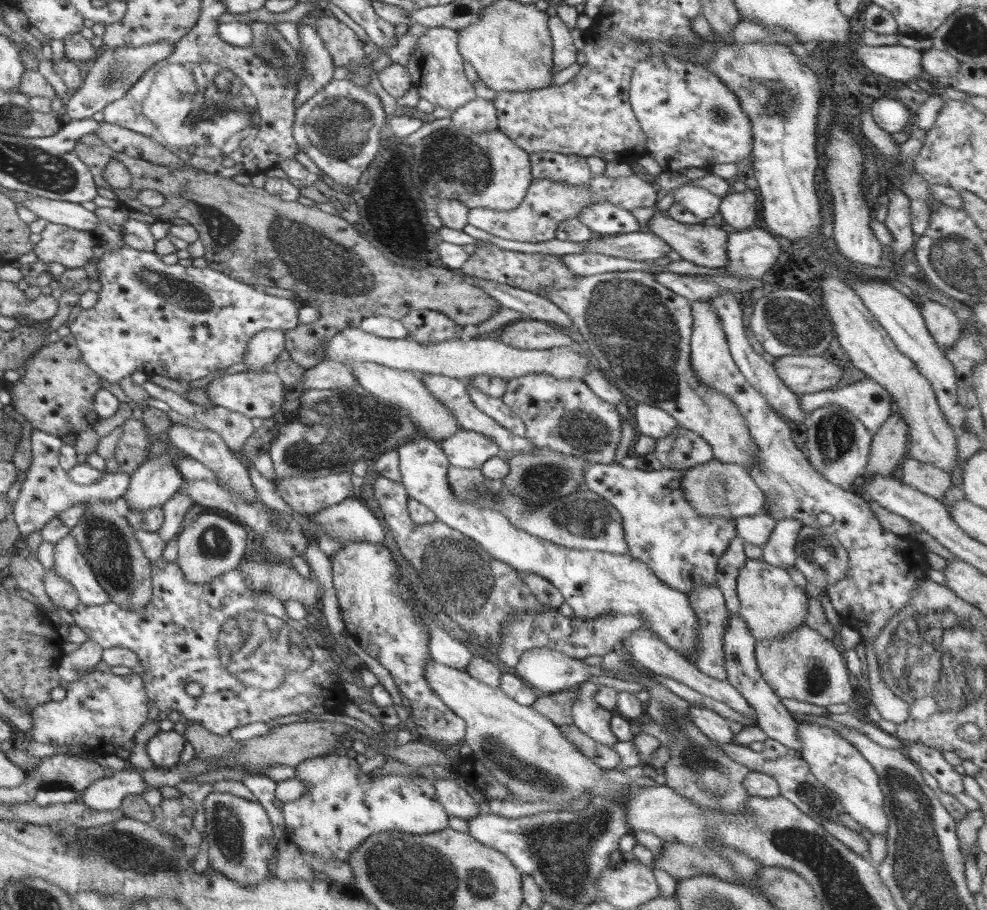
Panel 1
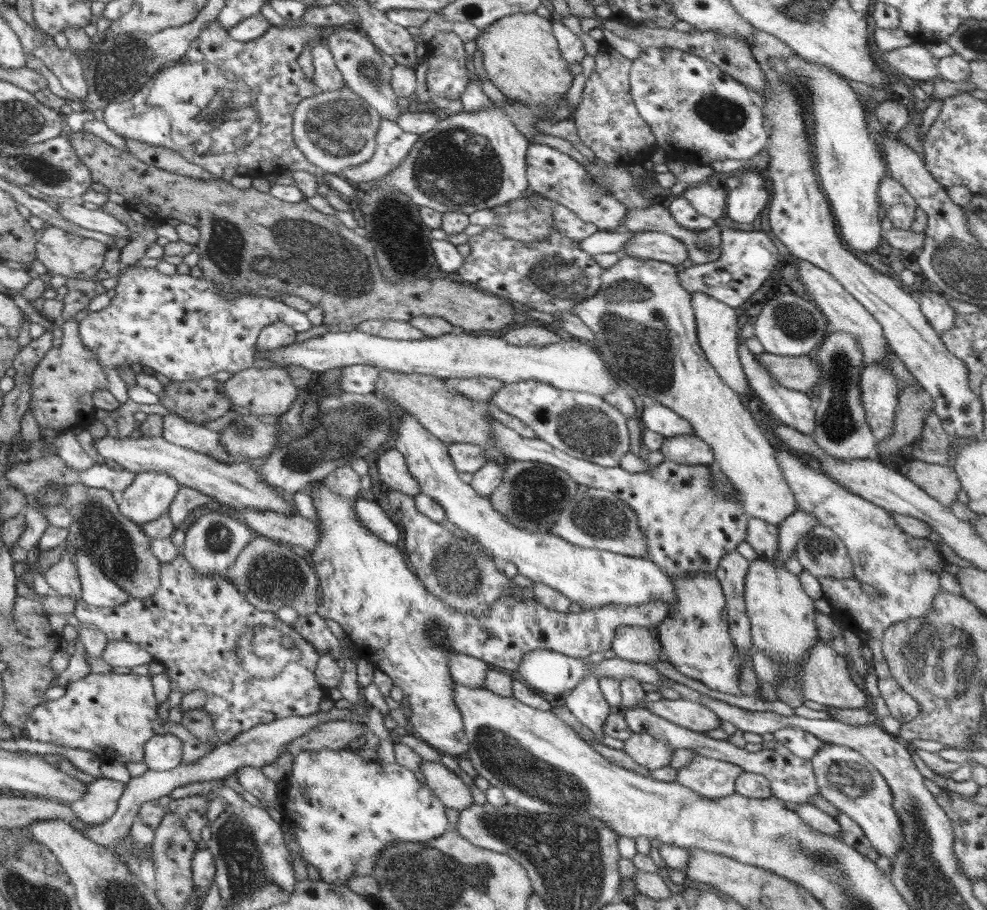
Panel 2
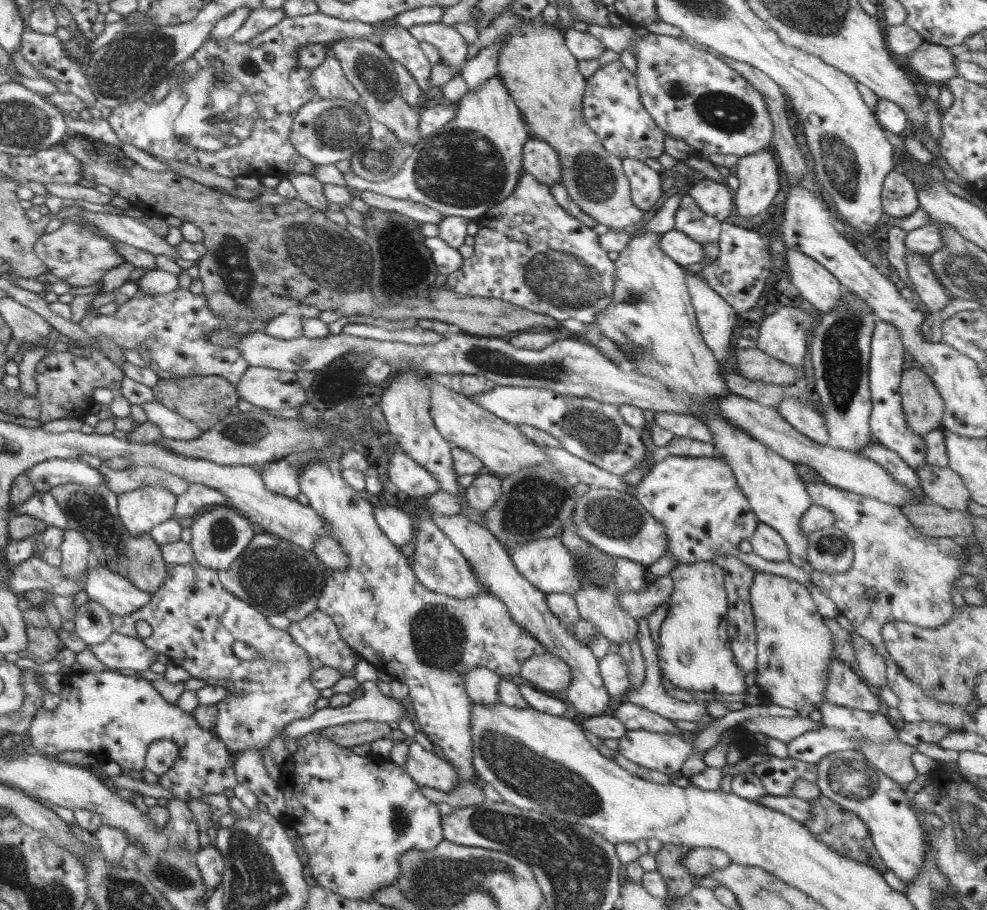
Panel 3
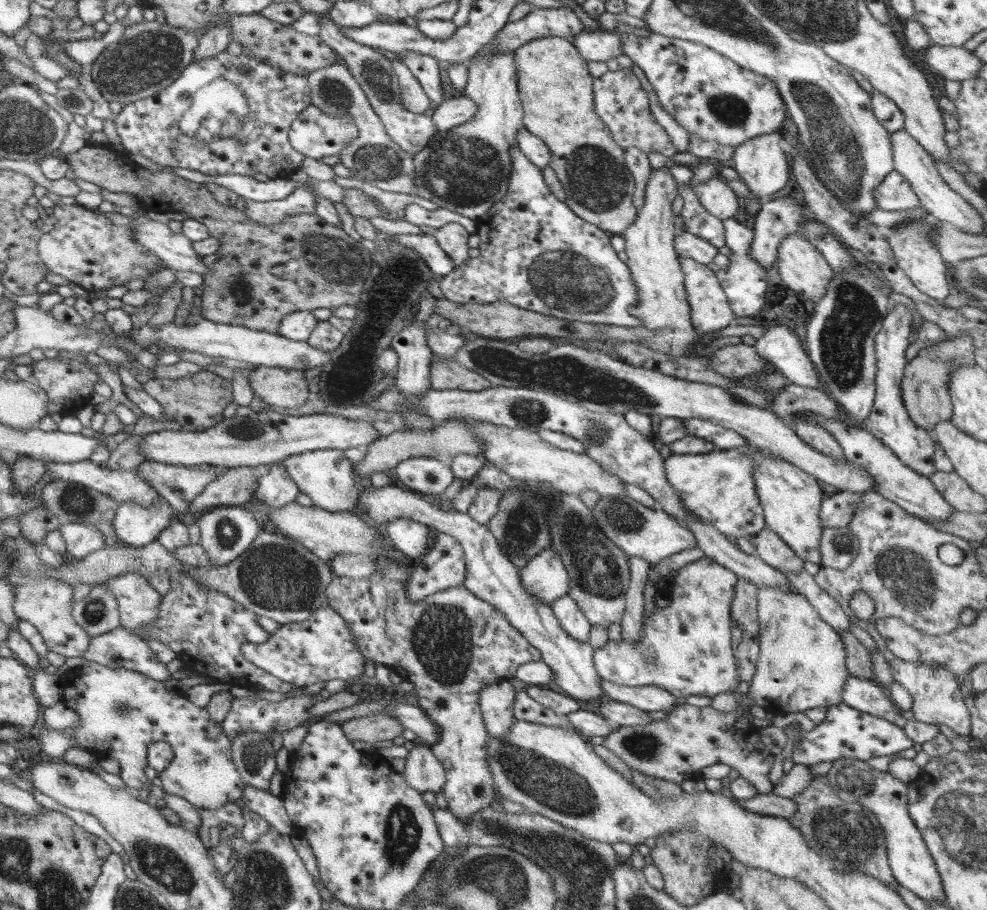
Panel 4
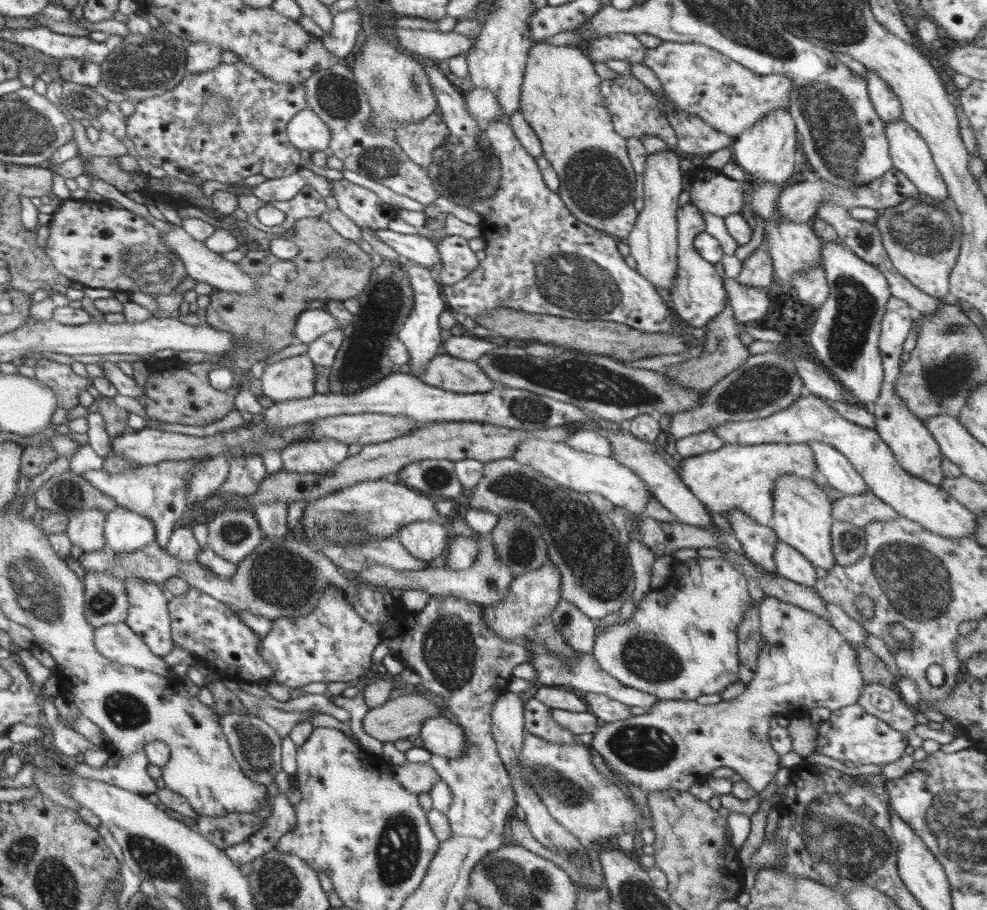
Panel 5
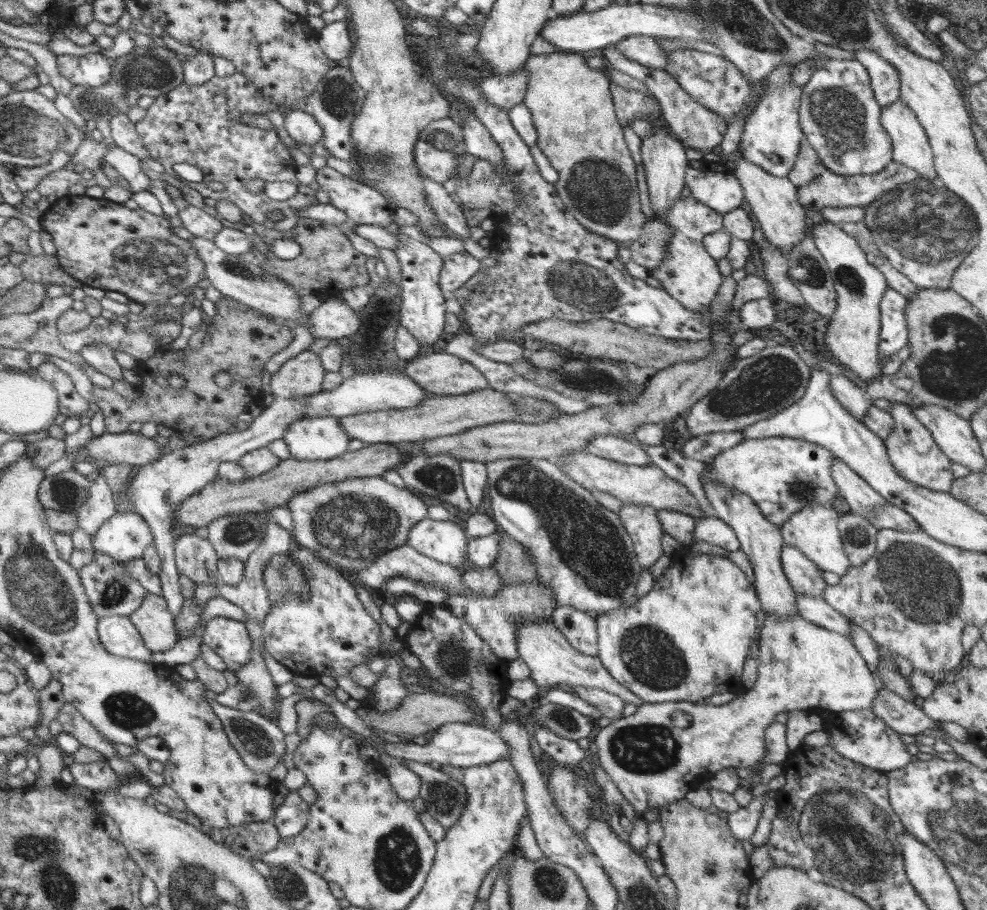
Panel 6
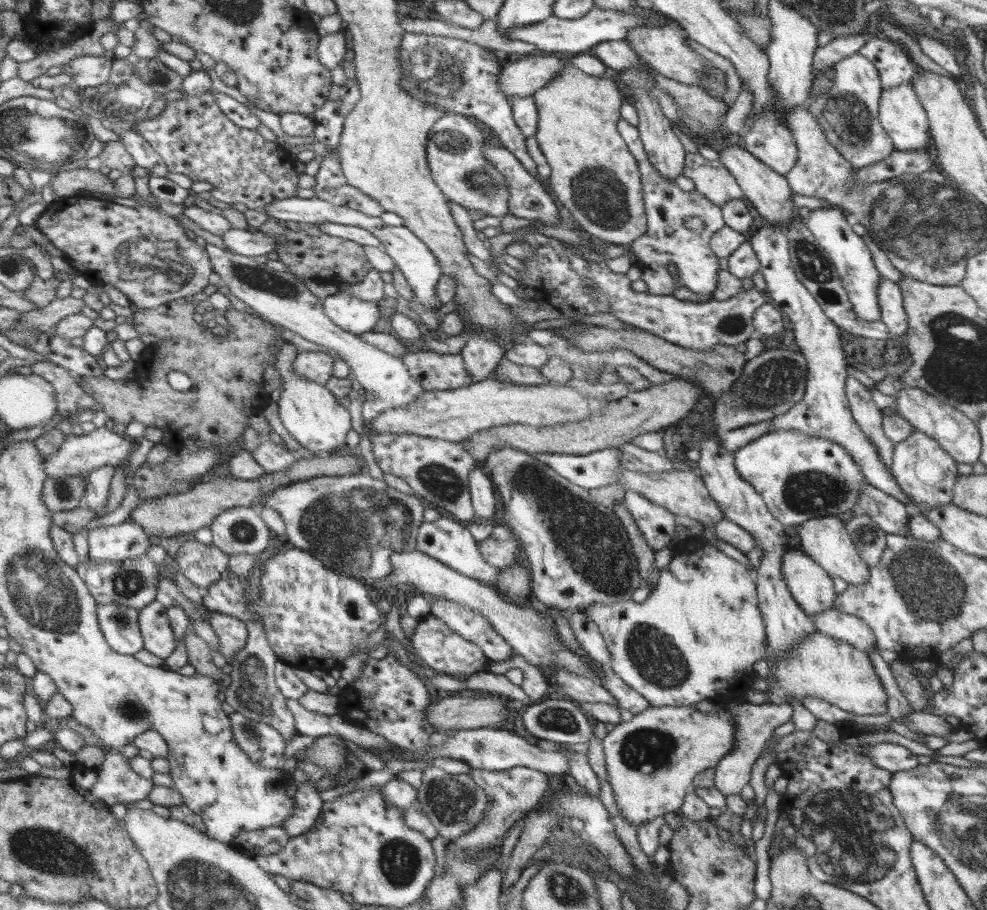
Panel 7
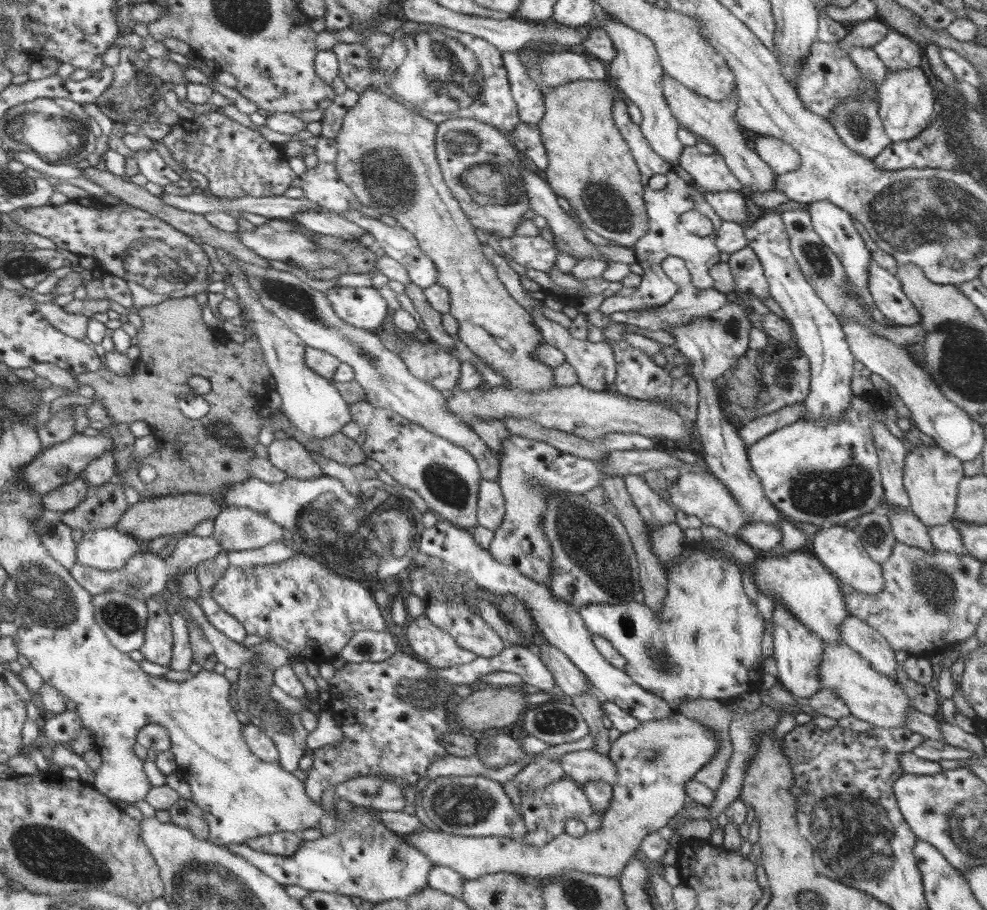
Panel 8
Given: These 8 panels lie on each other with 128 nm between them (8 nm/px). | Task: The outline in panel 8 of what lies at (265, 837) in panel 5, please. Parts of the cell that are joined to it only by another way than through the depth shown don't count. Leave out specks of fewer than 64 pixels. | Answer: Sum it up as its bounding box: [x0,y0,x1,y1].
[303,646,556,806]

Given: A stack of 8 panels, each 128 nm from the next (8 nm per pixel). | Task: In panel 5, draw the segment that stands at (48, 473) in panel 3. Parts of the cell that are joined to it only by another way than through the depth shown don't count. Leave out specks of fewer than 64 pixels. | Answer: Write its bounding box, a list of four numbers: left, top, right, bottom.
[80,461,203,549]

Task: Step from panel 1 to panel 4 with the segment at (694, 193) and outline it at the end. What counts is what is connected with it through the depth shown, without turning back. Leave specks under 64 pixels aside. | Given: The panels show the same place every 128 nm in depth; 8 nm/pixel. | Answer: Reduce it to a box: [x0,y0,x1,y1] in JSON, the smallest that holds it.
[694,175,738,220]

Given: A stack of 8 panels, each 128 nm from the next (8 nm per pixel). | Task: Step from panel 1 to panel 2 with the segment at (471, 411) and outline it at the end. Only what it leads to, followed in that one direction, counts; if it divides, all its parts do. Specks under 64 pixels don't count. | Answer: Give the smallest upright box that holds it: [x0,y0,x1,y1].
[487,416,748,578]

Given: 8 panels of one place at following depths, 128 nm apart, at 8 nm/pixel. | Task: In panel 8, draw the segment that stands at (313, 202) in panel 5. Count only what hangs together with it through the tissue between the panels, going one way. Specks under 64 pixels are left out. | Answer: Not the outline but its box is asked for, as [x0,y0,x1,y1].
[160,113,298,198]

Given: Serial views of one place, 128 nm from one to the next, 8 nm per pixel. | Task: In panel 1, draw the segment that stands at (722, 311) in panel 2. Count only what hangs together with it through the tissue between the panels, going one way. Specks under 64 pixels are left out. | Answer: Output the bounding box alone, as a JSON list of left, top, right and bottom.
[691,300,927,725]

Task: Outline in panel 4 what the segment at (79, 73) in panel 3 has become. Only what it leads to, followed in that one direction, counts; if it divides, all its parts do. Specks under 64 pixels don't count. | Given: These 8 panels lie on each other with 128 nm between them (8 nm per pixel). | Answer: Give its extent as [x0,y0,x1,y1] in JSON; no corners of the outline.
[24,33,116,120]

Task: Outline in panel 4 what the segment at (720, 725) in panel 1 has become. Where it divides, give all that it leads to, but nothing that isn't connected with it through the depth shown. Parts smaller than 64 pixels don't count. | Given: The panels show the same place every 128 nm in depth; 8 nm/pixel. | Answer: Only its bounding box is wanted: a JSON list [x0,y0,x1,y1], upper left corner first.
[602,547,704,713]

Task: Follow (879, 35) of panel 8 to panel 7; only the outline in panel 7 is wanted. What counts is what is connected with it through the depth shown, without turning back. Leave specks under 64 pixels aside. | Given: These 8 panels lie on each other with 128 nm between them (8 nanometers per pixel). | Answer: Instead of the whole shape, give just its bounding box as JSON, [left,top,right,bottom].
[813,33,873,76]

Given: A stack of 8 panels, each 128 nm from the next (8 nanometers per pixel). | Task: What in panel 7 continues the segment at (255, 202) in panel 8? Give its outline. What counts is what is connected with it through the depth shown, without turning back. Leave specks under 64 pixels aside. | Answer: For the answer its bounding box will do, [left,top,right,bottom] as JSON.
[266,197,442,332]

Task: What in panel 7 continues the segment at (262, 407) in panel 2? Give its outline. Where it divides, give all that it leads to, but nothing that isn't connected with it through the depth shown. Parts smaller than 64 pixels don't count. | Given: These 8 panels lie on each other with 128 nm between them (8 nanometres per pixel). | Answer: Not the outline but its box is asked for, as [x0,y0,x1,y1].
[293,350,335,385]

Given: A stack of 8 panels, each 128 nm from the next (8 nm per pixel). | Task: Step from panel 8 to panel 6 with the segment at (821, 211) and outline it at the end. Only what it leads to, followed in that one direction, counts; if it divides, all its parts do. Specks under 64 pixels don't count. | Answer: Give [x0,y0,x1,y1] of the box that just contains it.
[811,222,889,387]

